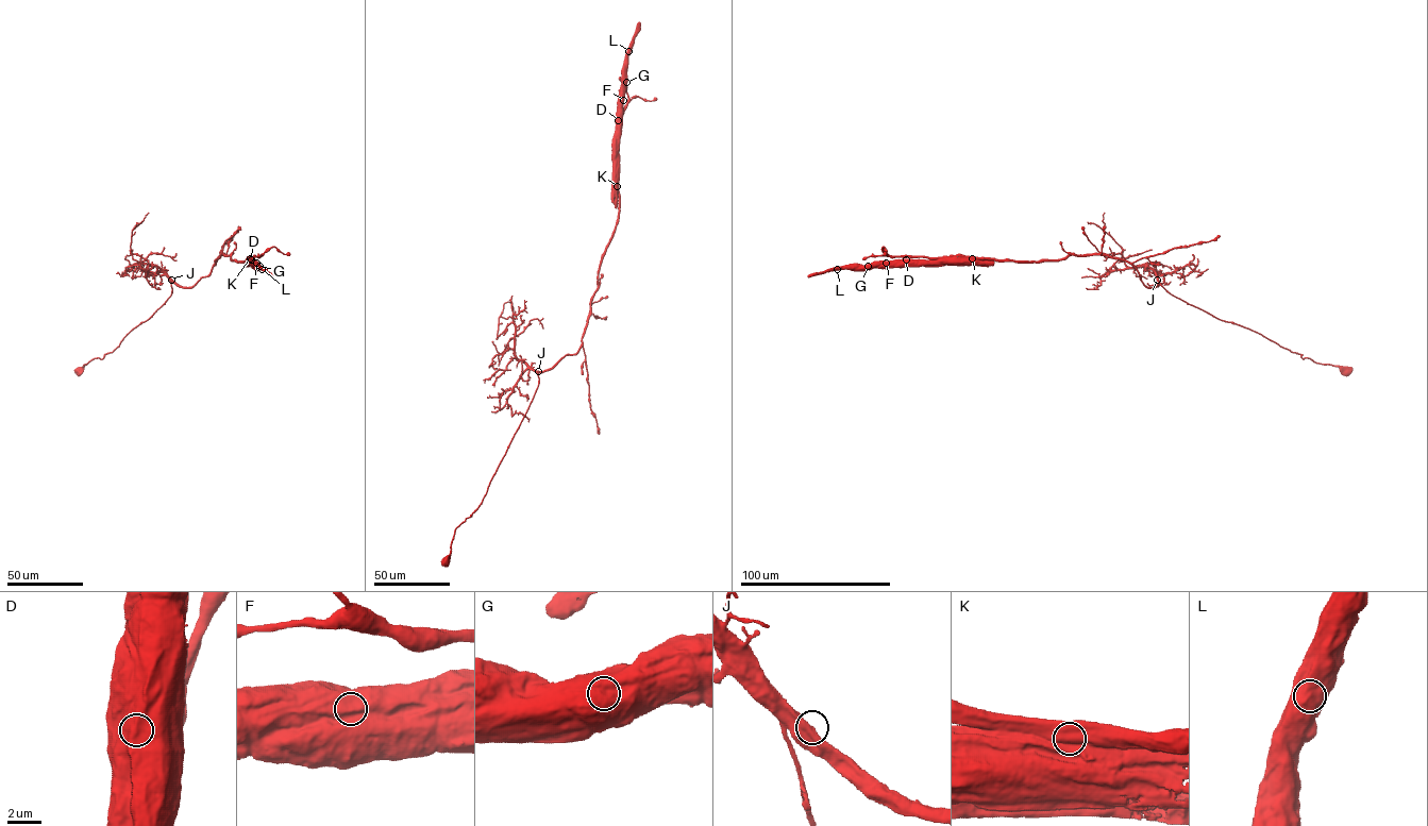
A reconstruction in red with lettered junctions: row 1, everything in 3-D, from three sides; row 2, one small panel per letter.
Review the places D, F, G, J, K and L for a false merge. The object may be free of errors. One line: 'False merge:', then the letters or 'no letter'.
False merge: K

